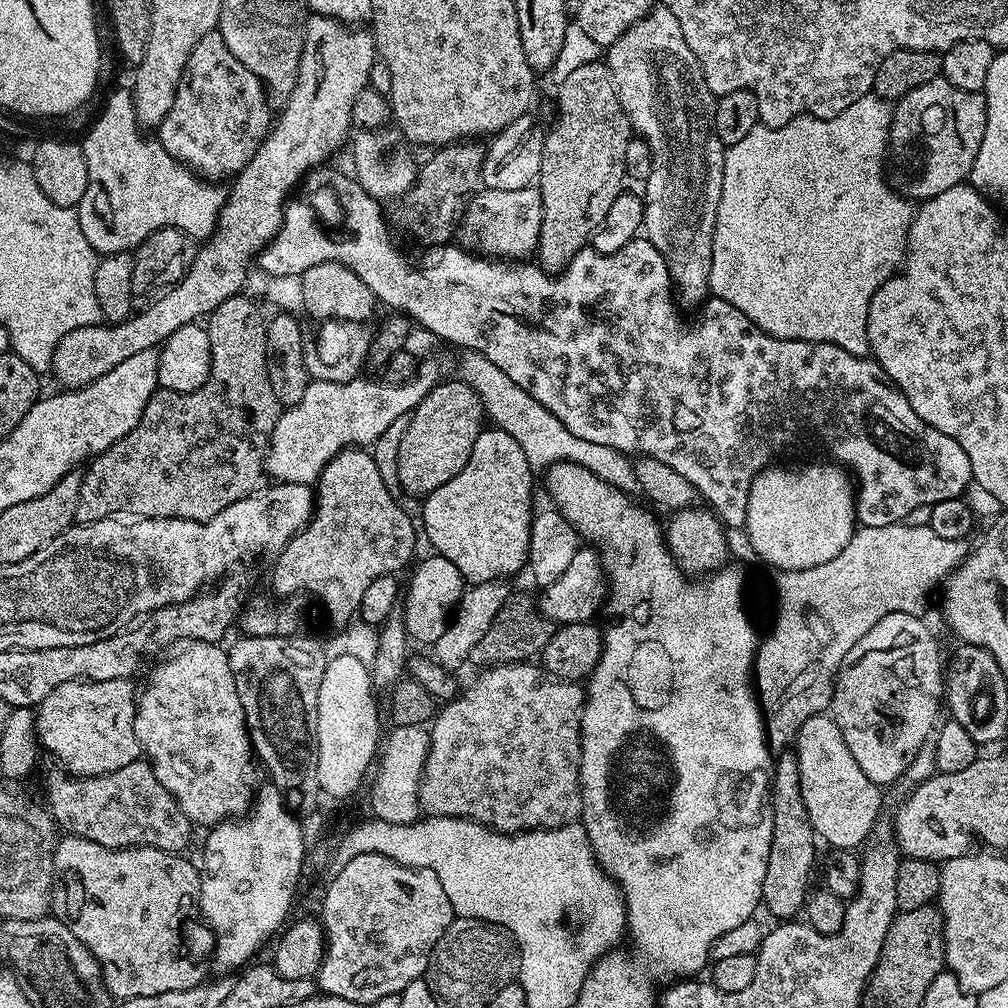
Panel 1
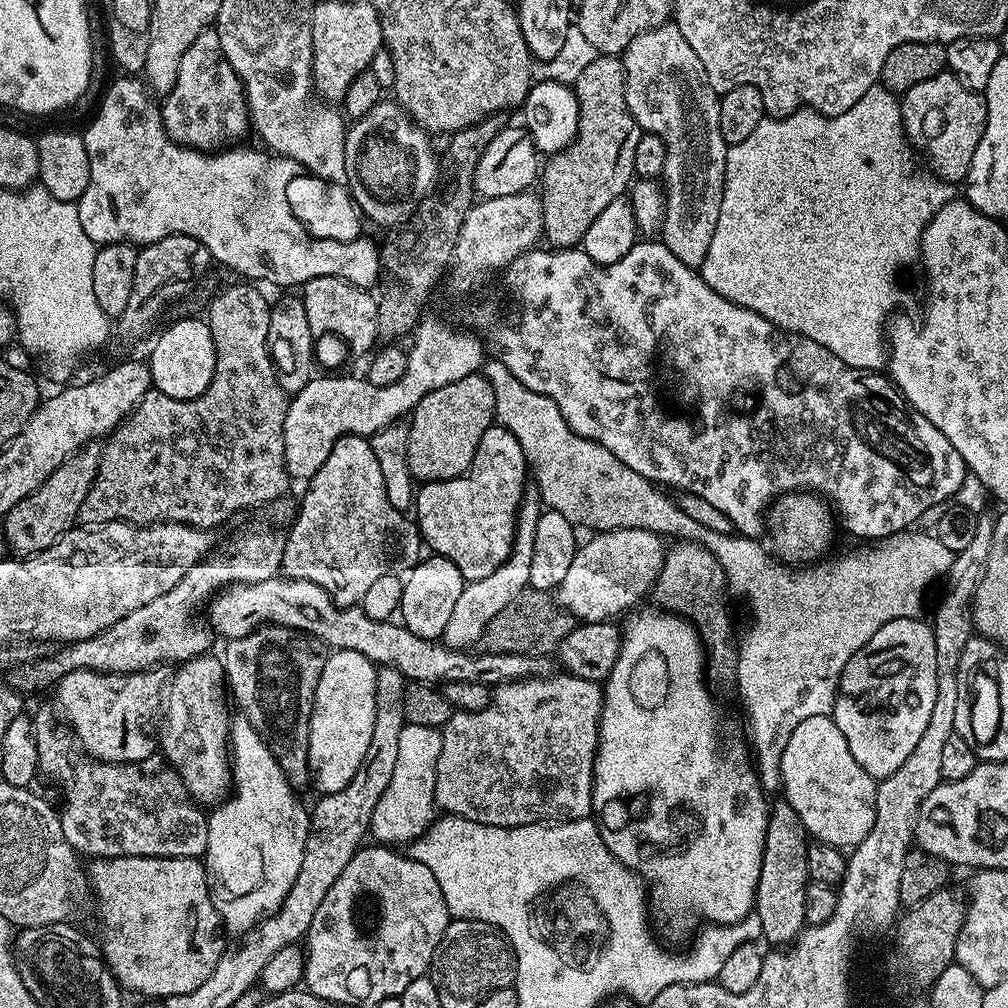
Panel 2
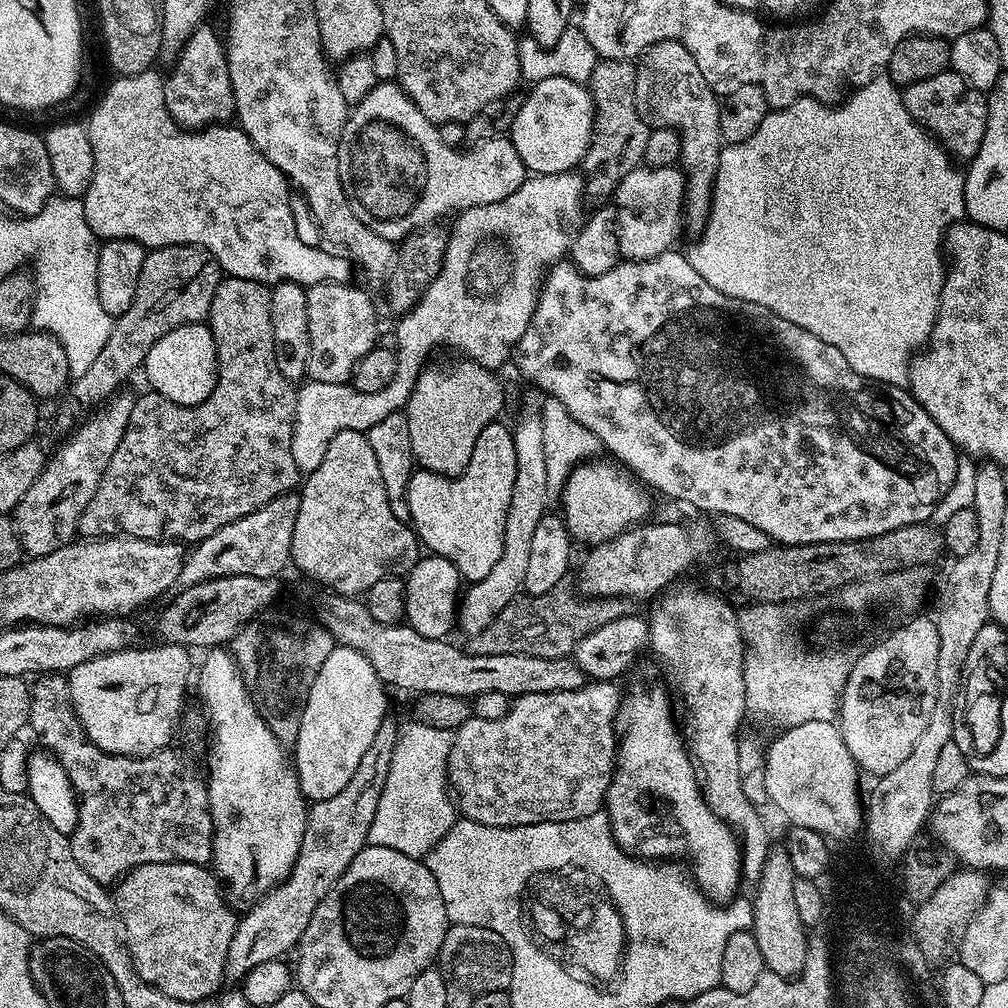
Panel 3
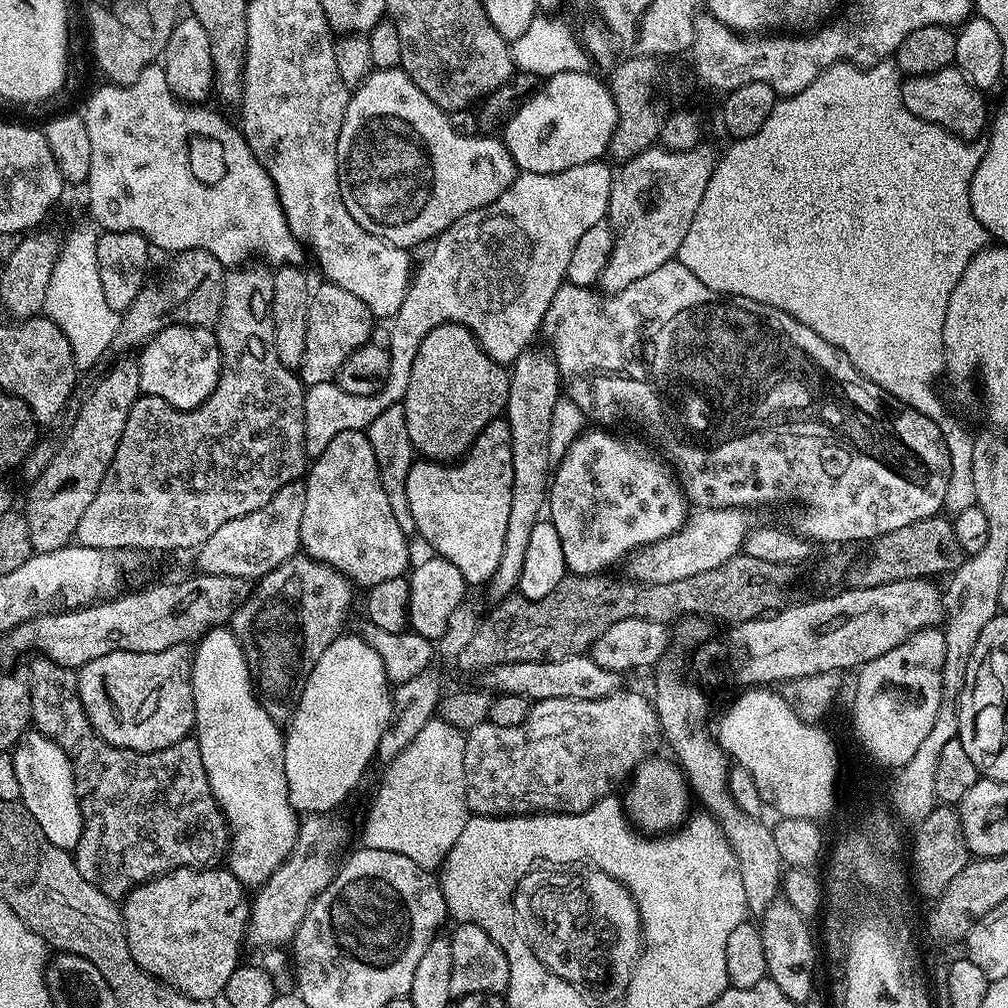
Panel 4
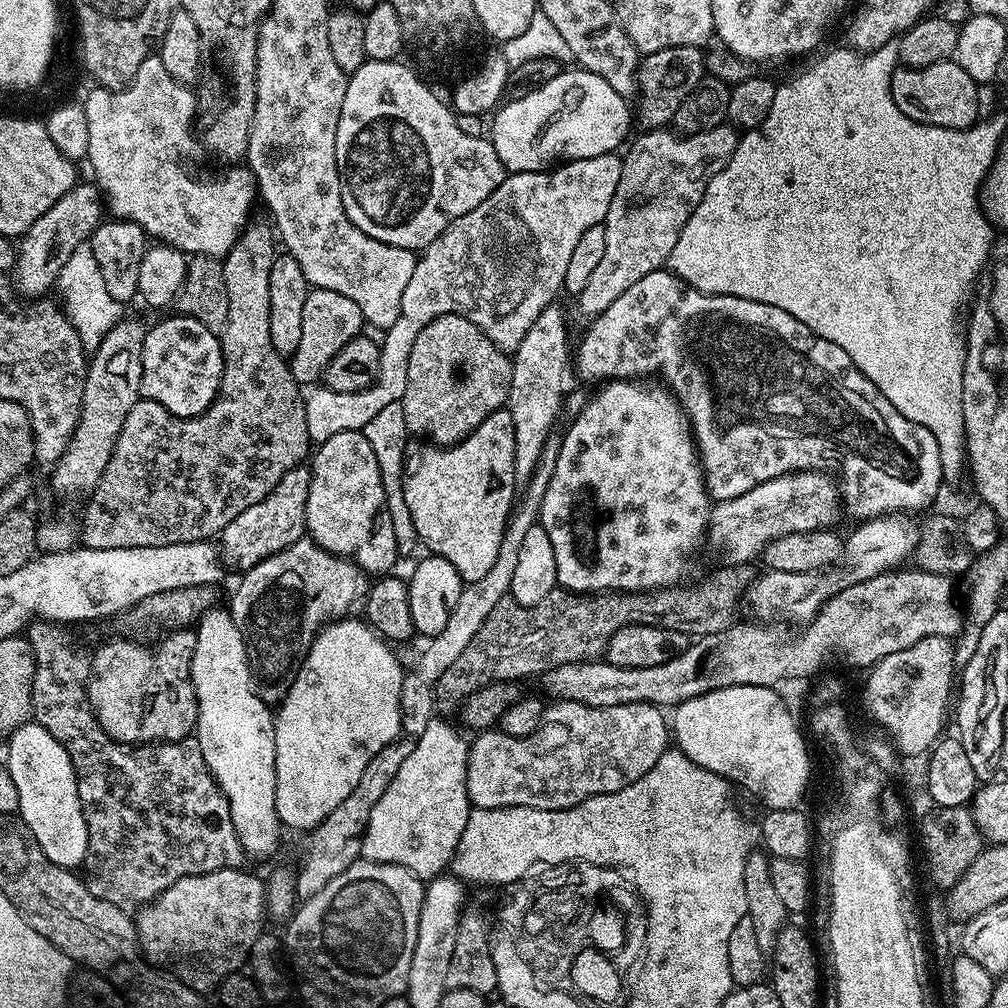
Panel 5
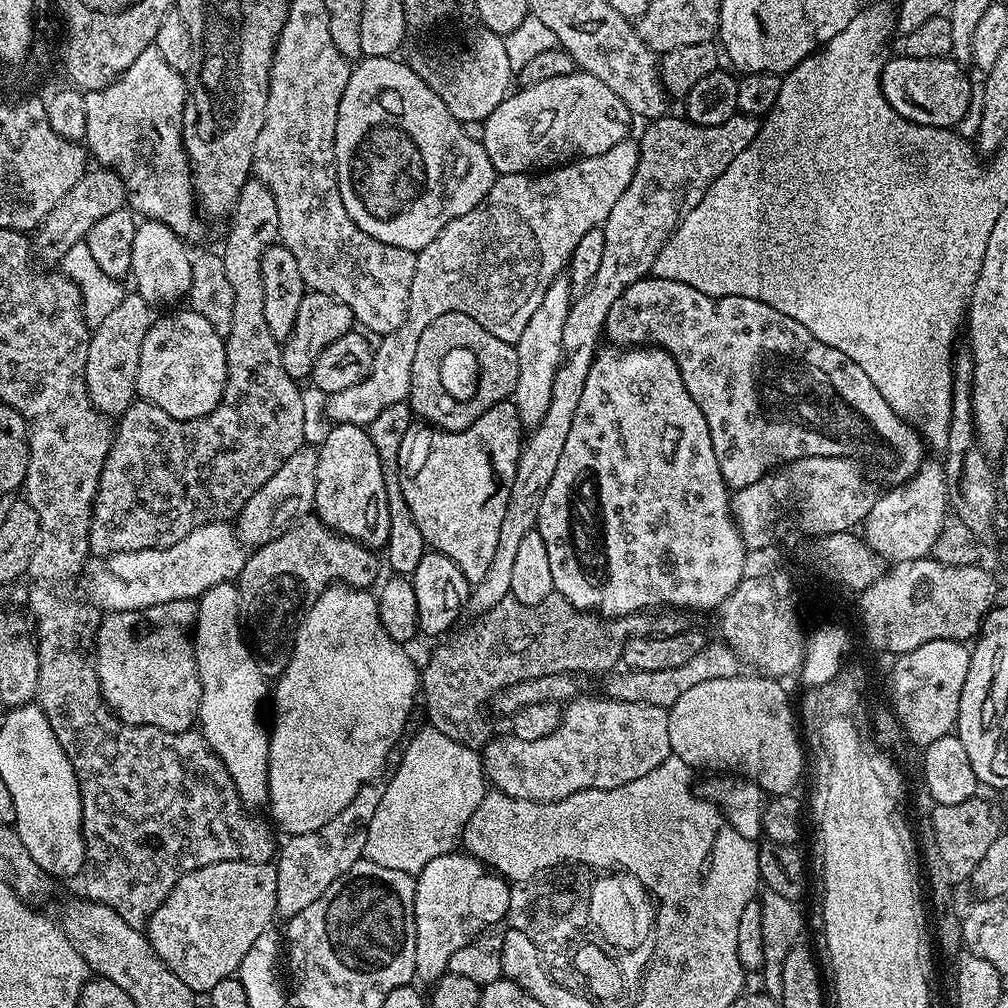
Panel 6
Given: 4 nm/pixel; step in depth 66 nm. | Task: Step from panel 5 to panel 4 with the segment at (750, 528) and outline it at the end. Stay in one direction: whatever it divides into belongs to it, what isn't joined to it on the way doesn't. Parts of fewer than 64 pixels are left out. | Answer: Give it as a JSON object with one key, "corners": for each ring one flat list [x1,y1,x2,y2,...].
{"corners":[[696,508,677,532,645,548,637,548,627,557,627,575,641,584,661,584,714,570,714,566,722,566,722,562,741,555,750,531,748,516,743,508]]}

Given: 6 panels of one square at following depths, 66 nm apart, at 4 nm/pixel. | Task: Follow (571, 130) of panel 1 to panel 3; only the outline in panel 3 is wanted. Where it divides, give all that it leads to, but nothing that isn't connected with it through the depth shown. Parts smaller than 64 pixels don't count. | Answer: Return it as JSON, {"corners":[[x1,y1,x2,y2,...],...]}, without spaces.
{"corners":[[600,60,594,66,593,74,589,77,586,87,592,94,592,102,596,105,596,127,592,133,592,141,584,154,582,172,586,177,586,192,589,197,611,197,620,185,620,180,630,174,630,170,644,164,646,154,646,138,650,125,636,108,636,64,630,60]]}

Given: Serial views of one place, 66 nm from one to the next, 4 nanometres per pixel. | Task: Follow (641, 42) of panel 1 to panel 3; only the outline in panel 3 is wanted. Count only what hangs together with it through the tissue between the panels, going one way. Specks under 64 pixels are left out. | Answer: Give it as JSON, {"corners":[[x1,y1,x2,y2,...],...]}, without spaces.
{"corners":[[679,40,658,42,644,51,636,64,636,108,649,125,673,128,680,134,679,167,684,174,683,227,693,234,704,231,712,209,712,187,720,165,720,100,702,78,694,54]]}

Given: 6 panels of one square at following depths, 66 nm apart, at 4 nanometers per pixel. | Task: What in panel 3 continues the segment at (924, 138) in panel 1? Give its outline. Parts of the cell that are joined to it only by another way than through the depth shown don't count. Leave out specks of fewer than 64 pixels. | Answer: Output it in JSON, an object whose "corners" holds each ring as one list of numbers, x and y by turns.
{"corners":[[951,70,934,74,934,78,926,78,923,82,907,85,903,93,906,110,910,110,912,117,925,130,934,130,949,156,957,161,964,160,963,162,971,162,976,157,978,146,982,146,988,121,985,93,976,88,969,88,967,82]]}

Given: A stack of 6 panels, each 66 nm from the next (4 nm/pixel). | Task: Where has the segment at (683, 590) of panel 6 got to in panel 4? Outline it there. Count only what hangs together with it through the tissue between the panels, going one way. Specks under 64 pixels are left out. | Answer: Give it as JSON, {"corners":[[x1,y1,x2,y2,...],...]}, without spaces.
{"corners":[[592,426,566,450,550,476,546,497,546,516,551,520,558,539,562,542,562,558,573,576,599,576,607,573,616,563,632,555,637,548,658,542,681,528,690,515,690,501,680,487,673,469,663,459,648,456,644,448,603,432,603,427]]}

